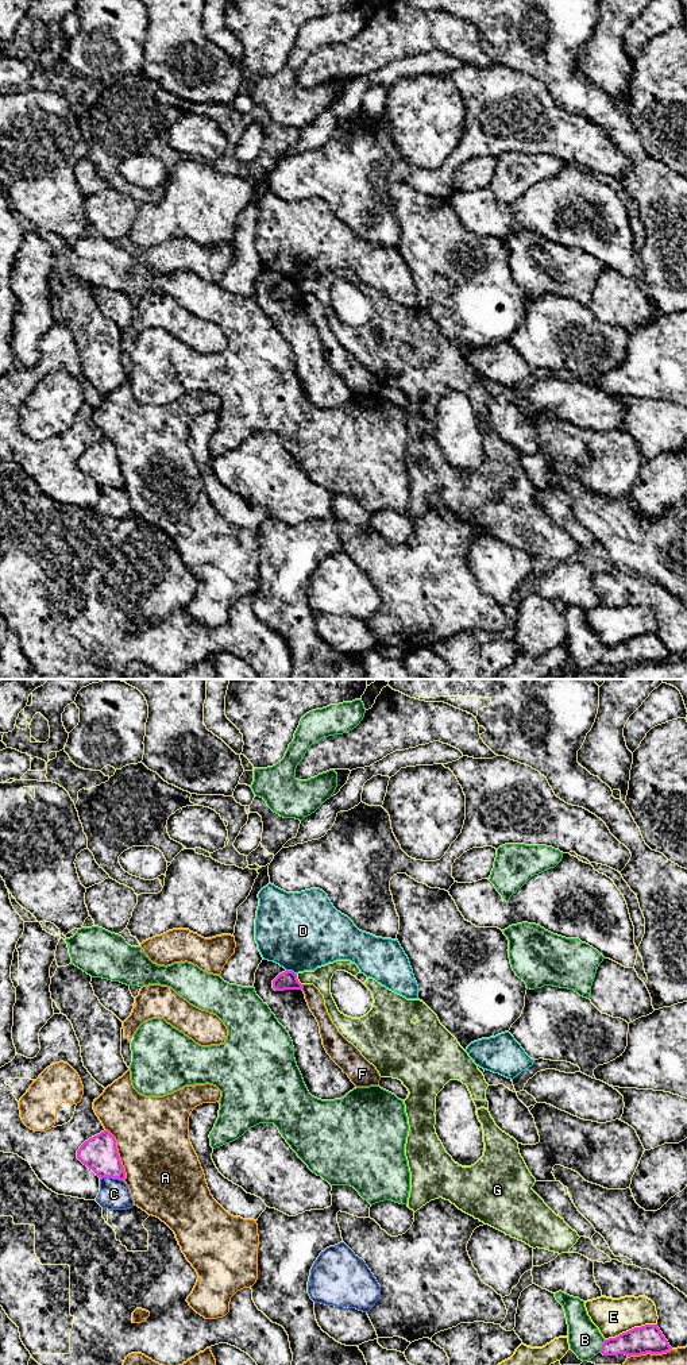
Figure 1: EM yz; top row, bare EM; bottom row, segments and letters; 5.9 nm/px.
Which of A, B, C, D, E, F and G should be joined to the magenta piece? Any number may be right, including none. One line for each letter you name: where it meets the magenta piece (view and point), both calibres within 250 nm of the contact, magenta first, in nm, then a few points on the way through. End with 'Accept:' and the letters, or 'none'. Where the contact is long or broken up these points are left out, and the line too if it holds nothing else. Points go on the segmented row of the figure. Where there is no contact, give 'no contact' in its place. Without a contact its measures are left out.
Accept: none

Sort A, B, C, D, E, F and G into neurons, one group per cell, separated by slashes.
A / B / C / D / E / F / G

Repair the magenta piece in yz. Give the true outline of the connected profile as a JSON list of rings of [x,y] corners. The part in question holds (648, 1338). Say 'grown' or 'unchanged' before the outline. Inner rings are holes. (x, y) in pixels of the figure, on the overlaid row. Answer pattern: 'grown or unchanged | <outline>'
unchanged | [[[645,1324],[622,1333],[615,1338],[605,1339],[601,1353],[603,1356],[625,1354],[630,1357],[647,1353],[663,1354],[671,1349],[657,1324]]]

